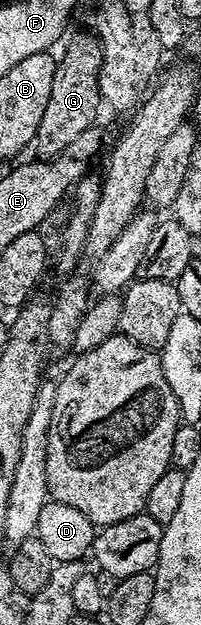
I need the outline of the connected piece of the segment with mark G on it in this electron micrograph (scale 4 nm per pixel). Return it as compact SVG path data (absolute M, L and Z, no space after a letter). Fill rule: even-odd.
M94 35L79 36L68 44L63 58L60 57L49 102L45 106L45 113L35 134L33 150L36 150L35 154L40 159L53 159L84 130L96 125L95 117L99 114L99 106L101 107L99 73L102 59L99 40Z

